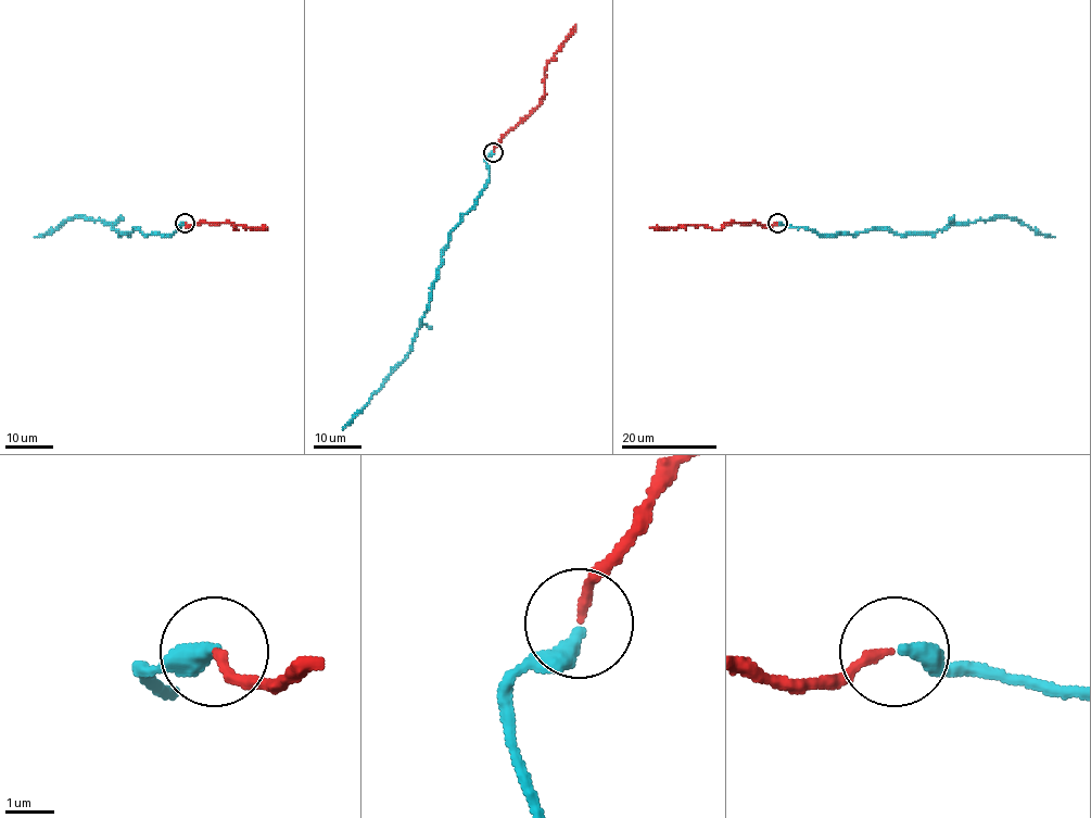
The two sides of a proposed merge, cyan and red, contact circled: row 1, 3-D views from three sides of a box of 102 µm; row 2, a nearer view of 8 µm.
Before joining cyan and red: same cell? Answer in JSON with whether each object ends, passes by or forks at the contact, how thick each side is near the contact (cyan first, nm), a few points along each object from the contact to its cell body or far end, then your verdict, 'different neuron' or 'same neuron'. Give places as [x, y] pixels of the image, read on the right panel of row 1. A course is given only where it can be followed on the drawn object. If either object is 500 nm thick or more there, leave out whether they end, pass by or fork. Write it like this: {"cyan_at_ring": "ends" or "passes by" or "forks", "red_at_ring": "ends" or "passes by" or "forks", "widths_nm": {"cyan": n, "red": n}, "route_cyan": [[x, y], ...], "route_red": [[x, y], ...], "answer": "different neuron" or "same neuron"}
{"cyan_at_ring": "ends", "red_at_ring": "ends", "widths_nm": {"cyan": 400, "red": 180}, "route_cyan": [[777, 223], [823, 236], [876, 228], [900, 235], [1010, 217], [1054, 237]], "route_red": [[777, 223], [766, 227], [756, 222], [732, 222], [720, 229], [650, 227]], "answer": "same neuron"}

